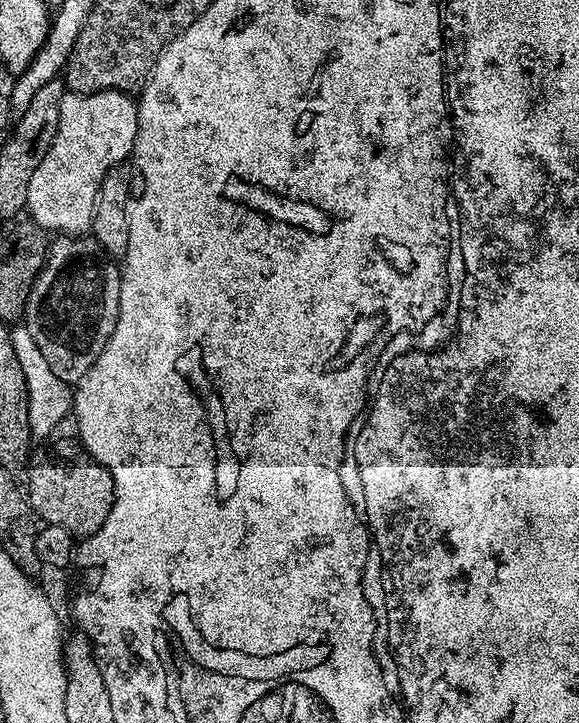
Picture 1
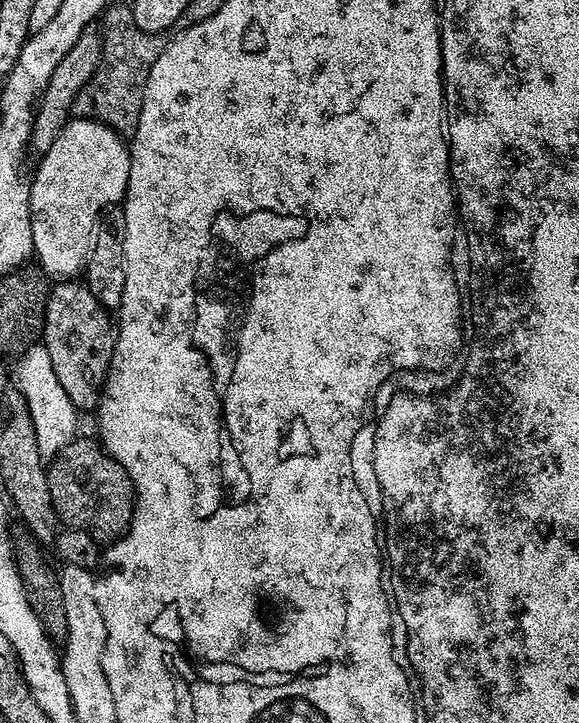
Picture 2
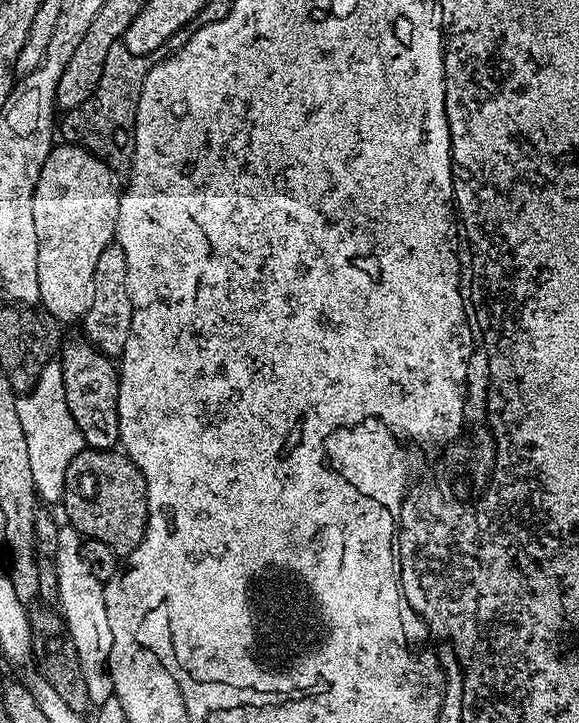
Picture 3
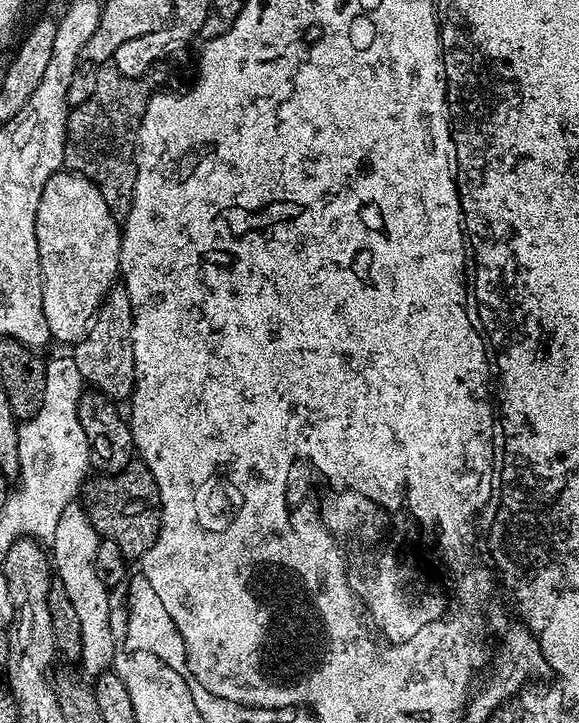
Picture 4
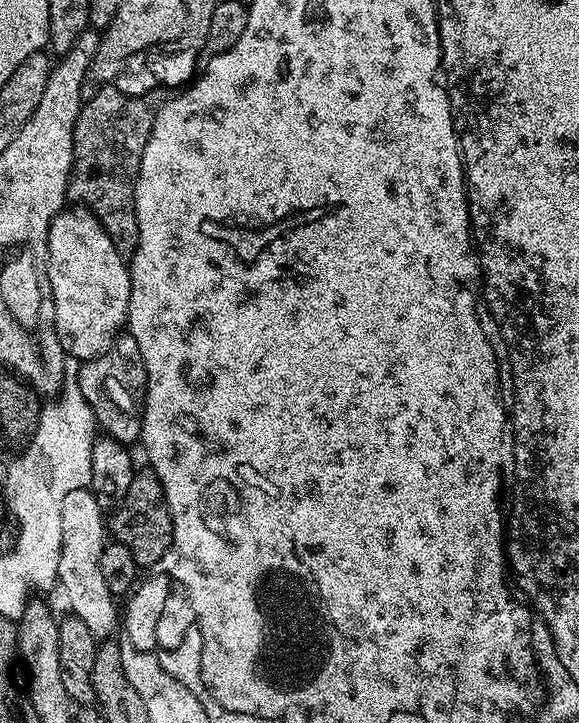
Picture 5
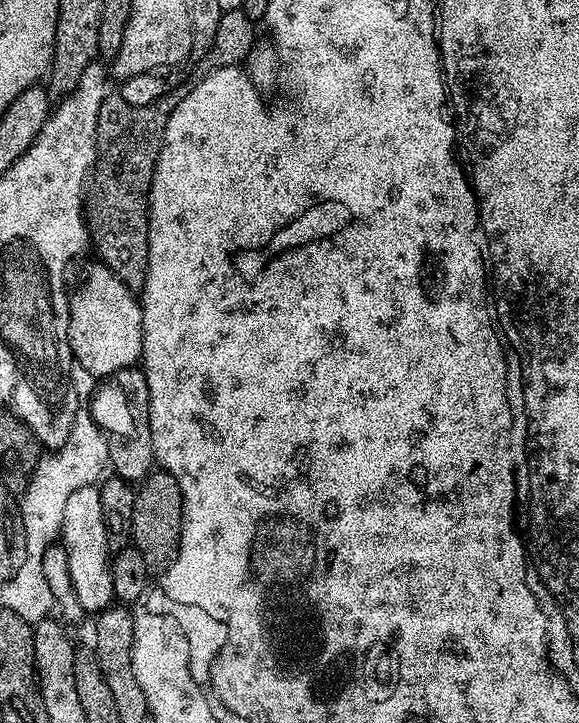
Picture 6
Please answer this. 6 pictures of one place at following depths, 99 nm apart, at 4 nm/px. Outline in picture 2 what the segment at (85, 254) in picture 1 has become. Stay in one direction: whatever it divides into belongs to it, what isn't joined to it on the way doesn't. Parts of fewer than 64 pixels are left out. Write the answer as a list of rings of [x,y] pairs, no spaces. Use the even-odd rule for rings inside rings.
[[[69,278],[57,283],[49,291],[44,311],[42,343],[46,354],[50,354],[50,362],[54,365],[54,374],[58,374],[58,382],[62,382],[62,390],[66,390],[70,402],[74,402],[78,410],[95,409],[99,405],[104,379],[108,376],[108,369],[112,367],[116,332],[113,317],[111,320],[108,316],[111,316],[109,309],[103,308],[98,298],[94,298],[87,283]]]

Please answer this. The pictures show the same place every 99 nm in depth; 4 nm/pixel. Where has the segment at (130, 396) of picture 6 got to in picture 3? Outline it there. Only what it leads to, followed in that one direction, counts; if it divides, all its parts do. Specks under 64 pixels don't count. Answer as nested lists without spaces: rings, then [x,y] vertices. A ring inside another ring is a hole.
[[[113,242],[102,250],[98,257],[98,266],[94,266],[94,282],[92,283],[92,301],[88,313],[84,315],[82,327],[88,343],[103,352],[105,356],[119,358],[124,352],[126,338],[132,336],[132,303],[130,302],[130,286],[126,270],[126,254],[120,245]]]

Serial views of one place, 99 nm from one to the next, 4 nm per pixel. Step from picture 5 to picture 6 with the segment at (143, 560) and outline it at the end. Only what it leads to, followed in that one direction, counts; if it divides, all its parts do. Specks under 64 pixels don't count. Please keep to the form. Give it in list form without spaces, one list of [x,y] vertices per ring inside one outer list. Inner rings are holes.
[[[153,470],[136,488],[136,501],[132,515],[131,543],[146,558],[149,573],[163,574],[178,558],[180,535],[184,529],[184,499],[178,482],[169,472]]]

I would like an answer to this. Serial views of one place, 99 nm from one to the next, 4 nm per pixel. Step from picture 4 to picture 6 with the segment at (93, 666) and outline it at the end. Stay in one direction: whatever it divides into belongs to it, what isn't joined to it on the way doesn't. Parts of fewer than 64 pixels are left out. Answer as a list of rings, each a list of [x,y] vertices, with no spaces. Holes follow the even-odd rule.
[[[96,484],[82,486],[66,498],[66,510],[62,510],[62,526],[60,528],[62,547],[66,550],[70,562],[70,582],[74,582],[74,594],[78,594],[78,602],[85,613],[99,614],[109,607],[114,600],[114,582],[112,581],[112,565],[108,546],[108,531],[102,514],[102,498]]]

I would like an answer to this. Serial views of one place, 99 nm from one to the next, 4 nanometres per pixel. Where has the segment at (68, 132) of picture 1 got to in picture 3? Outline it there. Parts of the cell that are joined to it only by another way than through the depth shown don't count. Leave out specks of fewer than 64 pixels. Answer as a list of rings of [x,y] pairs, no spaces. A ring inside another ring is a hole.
[[[60,142],[46,158],[42,174],[38,174],[38,186],[34,190],[34,234],[38,234],[38,286],[40,287],[40,304],[61,322],[67,320],[83,321],[92,301],[92,283],[94,266],[98,266],[98,257],[102,250],[113,243],[116,223],[120,213],[121,185],[116,185],[117,173],[108,167],[92,152],[79,148],[76,144]]]

